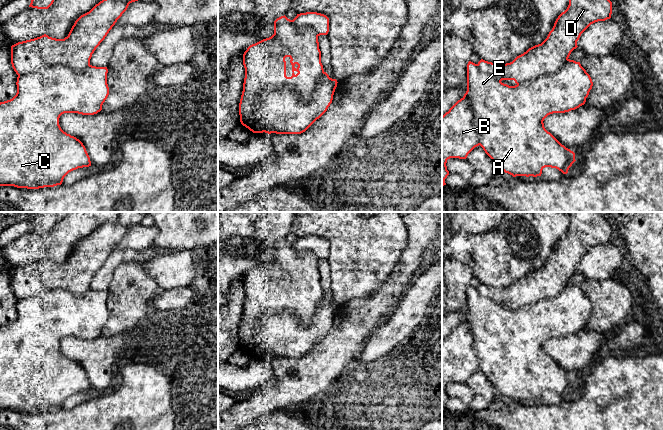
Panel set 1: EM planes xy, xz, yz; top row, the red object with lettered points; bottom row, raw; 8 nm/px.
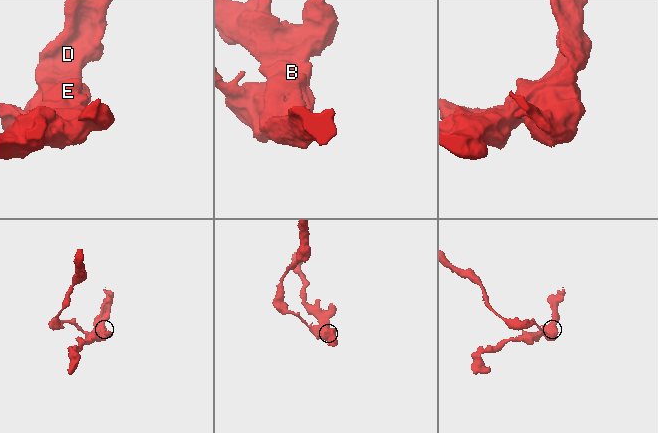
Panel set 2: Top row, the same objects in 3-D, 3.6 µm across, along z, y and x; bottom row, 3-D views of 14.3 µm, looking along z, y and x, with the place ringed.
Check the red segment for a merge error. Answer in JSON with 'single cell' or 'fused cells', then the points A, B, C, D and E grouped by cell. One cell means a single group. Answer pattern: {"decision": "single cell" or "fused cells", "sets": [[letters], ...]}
{"decision": "fused cells", "sets": [["A", "C", "E"], ["B", "D"]]}

